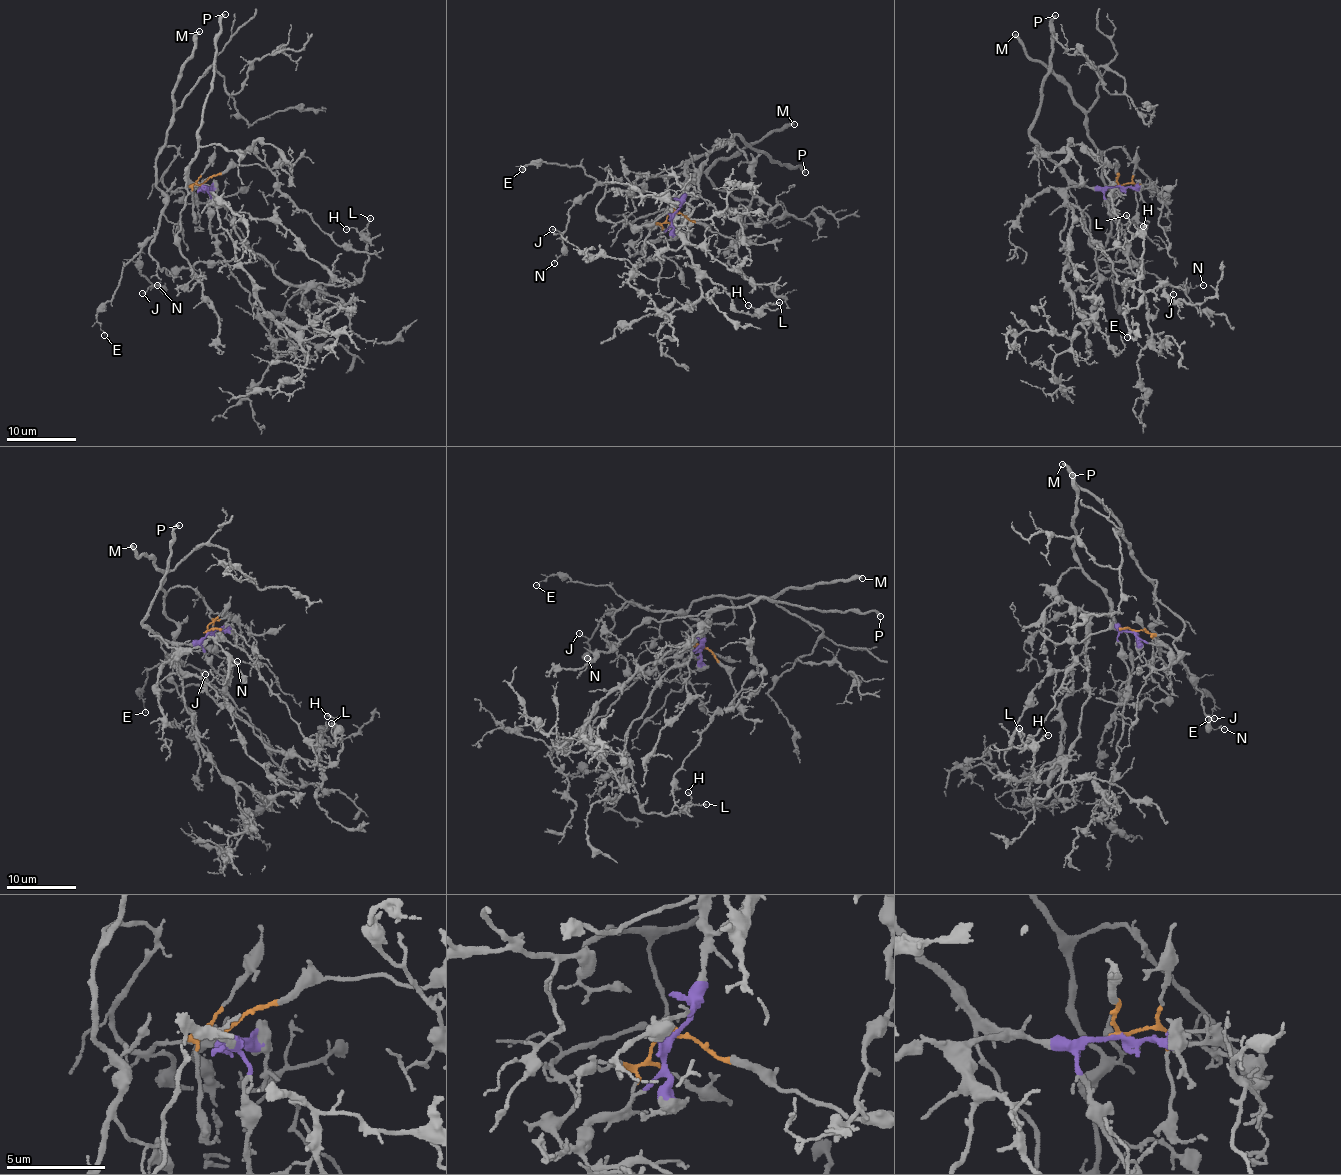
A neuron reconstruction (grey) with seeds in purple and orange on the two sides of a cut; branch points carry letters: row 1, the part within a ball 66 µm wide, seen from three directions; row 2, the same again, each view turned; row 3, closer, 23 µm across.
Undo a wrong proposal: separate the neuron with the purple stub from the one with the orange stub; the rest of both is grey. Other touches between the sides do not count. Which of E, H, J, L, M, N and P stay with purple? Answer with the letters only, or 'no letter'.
H, L, P

